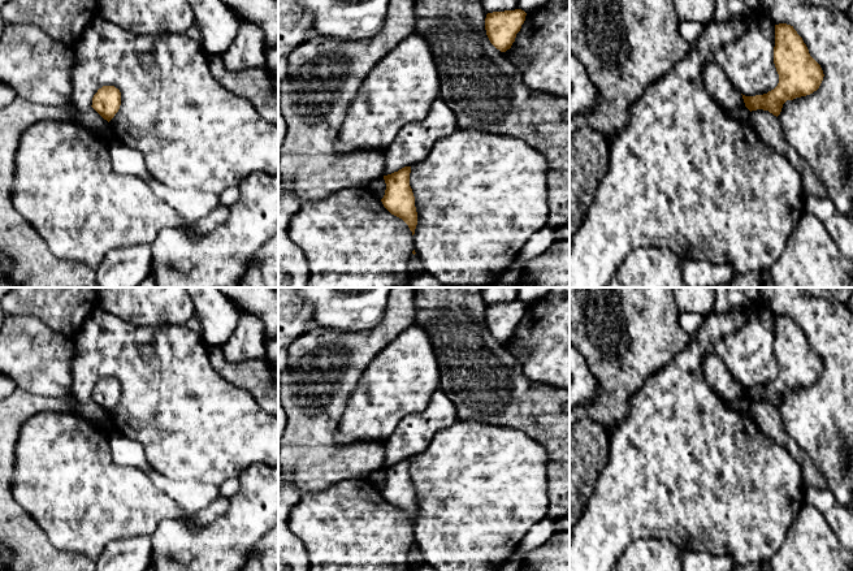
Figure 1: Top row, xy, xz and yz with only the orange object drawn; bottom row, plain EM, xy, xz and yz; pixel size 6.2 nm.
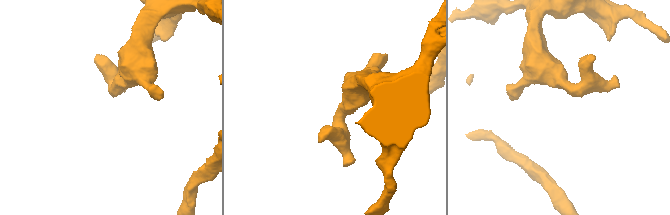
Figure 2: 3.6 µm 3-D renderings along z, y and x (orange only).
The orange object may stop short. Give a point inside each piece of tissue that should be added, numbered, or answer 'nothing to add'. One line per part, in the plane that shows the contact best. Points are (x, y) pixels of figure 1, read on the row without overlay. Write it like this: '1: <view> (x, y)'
nothing to add

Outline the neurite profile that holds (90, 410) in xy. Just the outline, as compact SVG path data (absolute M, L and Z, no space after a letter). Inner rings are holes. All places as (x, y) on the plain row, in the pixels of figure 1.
M92 398L85 402L78 402L78 406L73 412L109 434L113 432L108 412L104 411Z

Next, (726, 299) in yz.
M714 287L715 299L711 313L727 313L732 310L763 311L759 287Z

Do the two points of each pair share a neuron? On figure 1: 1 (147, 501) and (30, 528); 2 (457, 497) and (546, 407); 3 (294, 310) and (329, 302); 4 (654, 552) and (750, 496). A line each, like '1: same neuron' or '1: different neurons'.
1: different neurons
2: different neurons
3: different neurons
4: different neurons

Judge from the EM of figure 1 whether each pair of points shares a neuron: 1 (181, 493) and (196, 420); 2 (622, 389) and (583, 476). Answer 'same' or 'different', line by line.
1: different
2: different

